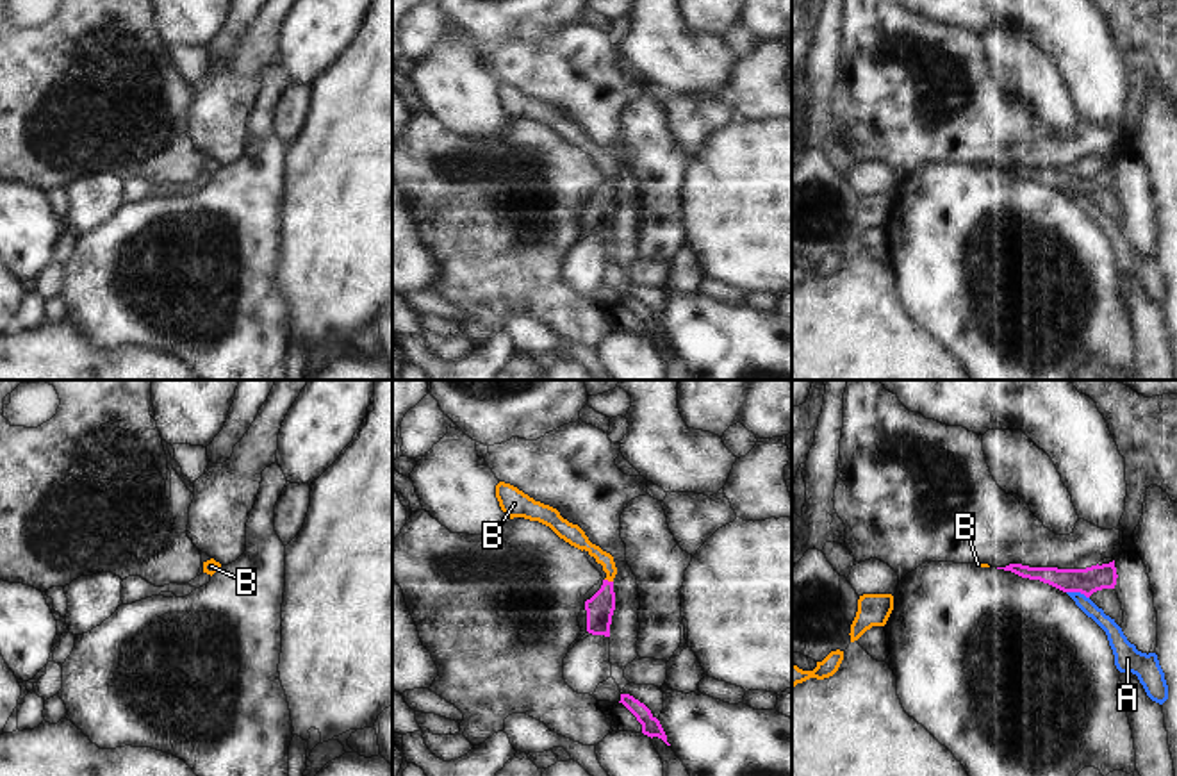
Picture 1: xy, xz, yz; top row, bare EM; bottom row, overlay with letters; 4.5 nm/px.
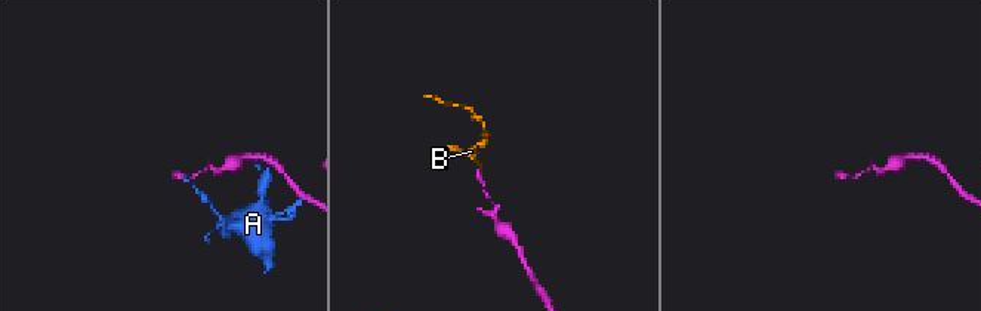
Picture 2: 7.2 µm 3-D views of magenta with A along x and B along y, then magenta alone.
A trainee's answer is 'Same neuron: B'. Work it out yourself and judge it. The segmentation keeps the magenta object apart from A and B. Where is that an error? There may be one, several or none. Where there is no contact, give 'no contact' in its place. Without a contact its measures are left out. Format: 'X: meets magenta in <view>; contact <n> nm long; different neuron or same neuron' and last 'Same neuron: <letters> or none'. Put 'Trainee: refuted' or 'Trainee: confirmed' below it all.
A: meets magenta in yz; contact 110 nm long; different neuron
B: meets magenta in xz; contact 40 nm long; same neuron
Same neuron: B
Trainee: confirmed

